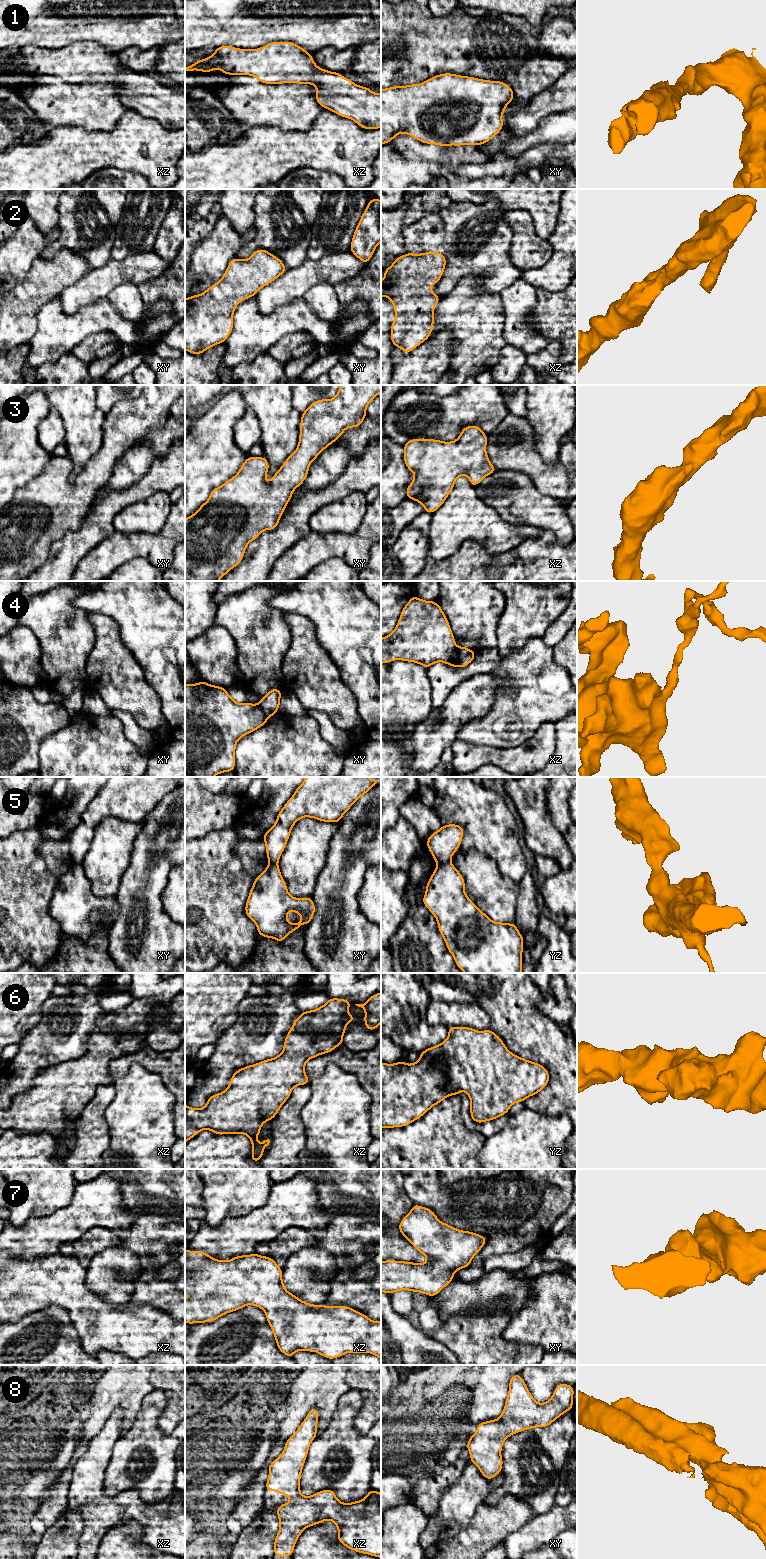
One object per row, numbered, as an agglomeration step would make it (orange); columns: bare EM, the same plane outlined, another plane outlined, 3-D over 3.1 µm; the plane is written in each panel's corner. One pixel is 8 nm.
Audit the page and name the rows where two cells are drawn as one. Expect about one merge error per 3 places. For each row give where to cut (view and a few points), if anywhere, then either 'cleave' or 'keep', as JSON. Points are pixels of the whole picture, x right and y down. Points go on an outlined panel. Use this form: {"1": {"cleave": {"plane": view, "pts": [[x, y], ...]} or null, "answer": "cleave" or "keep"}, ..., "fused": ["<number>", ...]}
{"1": {"cleave": null, "answer": "keep"}, "2": {"cleave": null, "answer": "keep"}, "3": {"cleave": null, "answer": "keep"}, "4": {"cleave": {"plane": "xz", "pts": [[458, 648], [456, 666]]}, "answer": "cleave"}, "5": {"cleave": {"plane": "yz", "pts": [[449, 860], [438, 865]]}, "answer": "cleave"}, "6": {"cleave": null, "answer": "keep"}, "7": {"cleave": null, "answer": "keep"}, "8": {"cleave": null, "answer": "keep"}, "fused": ["4", "5"]}

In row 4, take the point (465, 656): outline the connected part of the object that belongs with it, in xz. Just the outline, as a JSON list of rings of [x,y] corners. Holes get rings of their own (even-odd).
[[[461,646],[458,648],[457,653],[457,667],[464,668],[468,666],[475,658],[476,652],[468,649],[466,646]]]

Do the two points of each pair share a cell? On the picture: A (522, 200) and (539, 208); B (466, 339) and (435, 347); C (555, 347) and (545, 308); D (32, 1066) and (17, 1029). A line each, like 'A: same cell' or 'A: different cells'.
A: same cell
B: different cells
C: different cells
D: different cells

